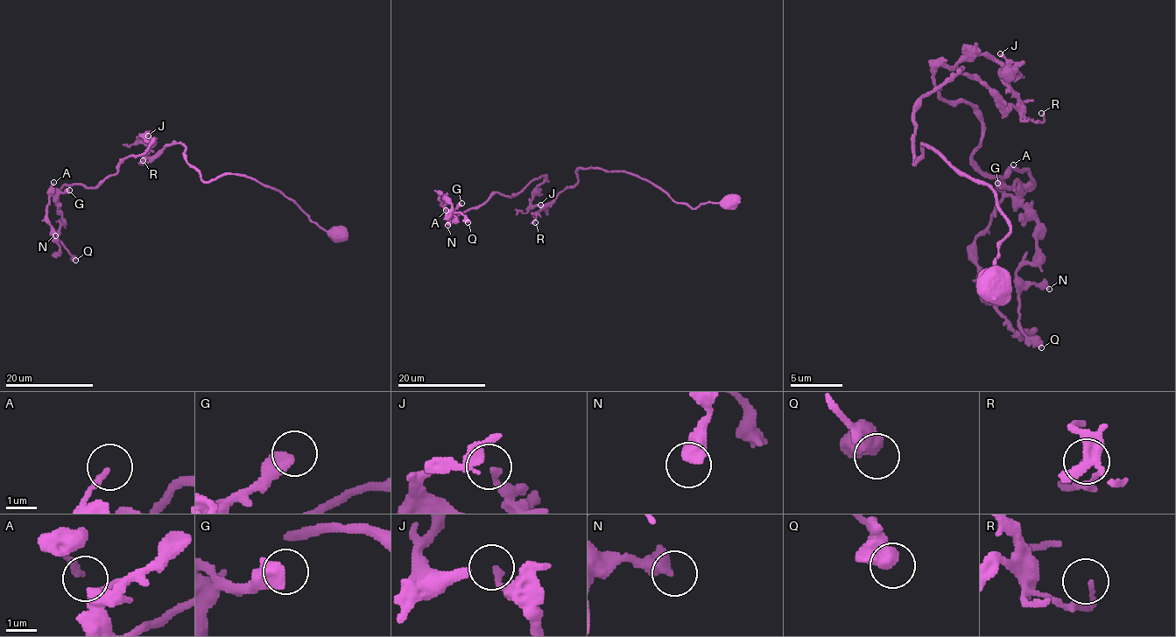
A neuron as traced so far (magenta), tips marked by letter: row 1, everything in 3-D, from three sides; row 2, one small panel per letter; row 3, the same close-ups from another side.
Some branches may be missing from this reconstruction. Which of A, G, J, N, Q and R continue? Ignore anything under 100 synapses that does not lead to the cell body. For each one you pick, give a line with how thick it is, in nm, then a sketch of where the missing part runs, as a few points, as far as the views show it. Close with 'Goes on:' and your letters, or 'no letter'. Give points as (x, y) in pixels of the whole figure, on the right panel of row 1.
Goes on: no letter

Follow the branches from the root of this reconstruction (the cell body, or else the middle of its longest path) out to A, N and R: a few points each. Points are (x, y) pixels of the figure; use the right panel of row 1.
A: (989, 283), (1010, 224), (915, 162), (915, 105), (1018, 95), (938, 66), (1010, 196), (1013, 164)
N: (989, 283), (997, 196), (915, 162), (956, 72), (1018, 102), (964, 53), (933, 85), (1028, 172), (1049, 289)
R: (989, 283), (1010, 224), (987, 185), (928, 144), (915, 162), (915, 105), (964, 72), (1028, 118), (1041, 113)

